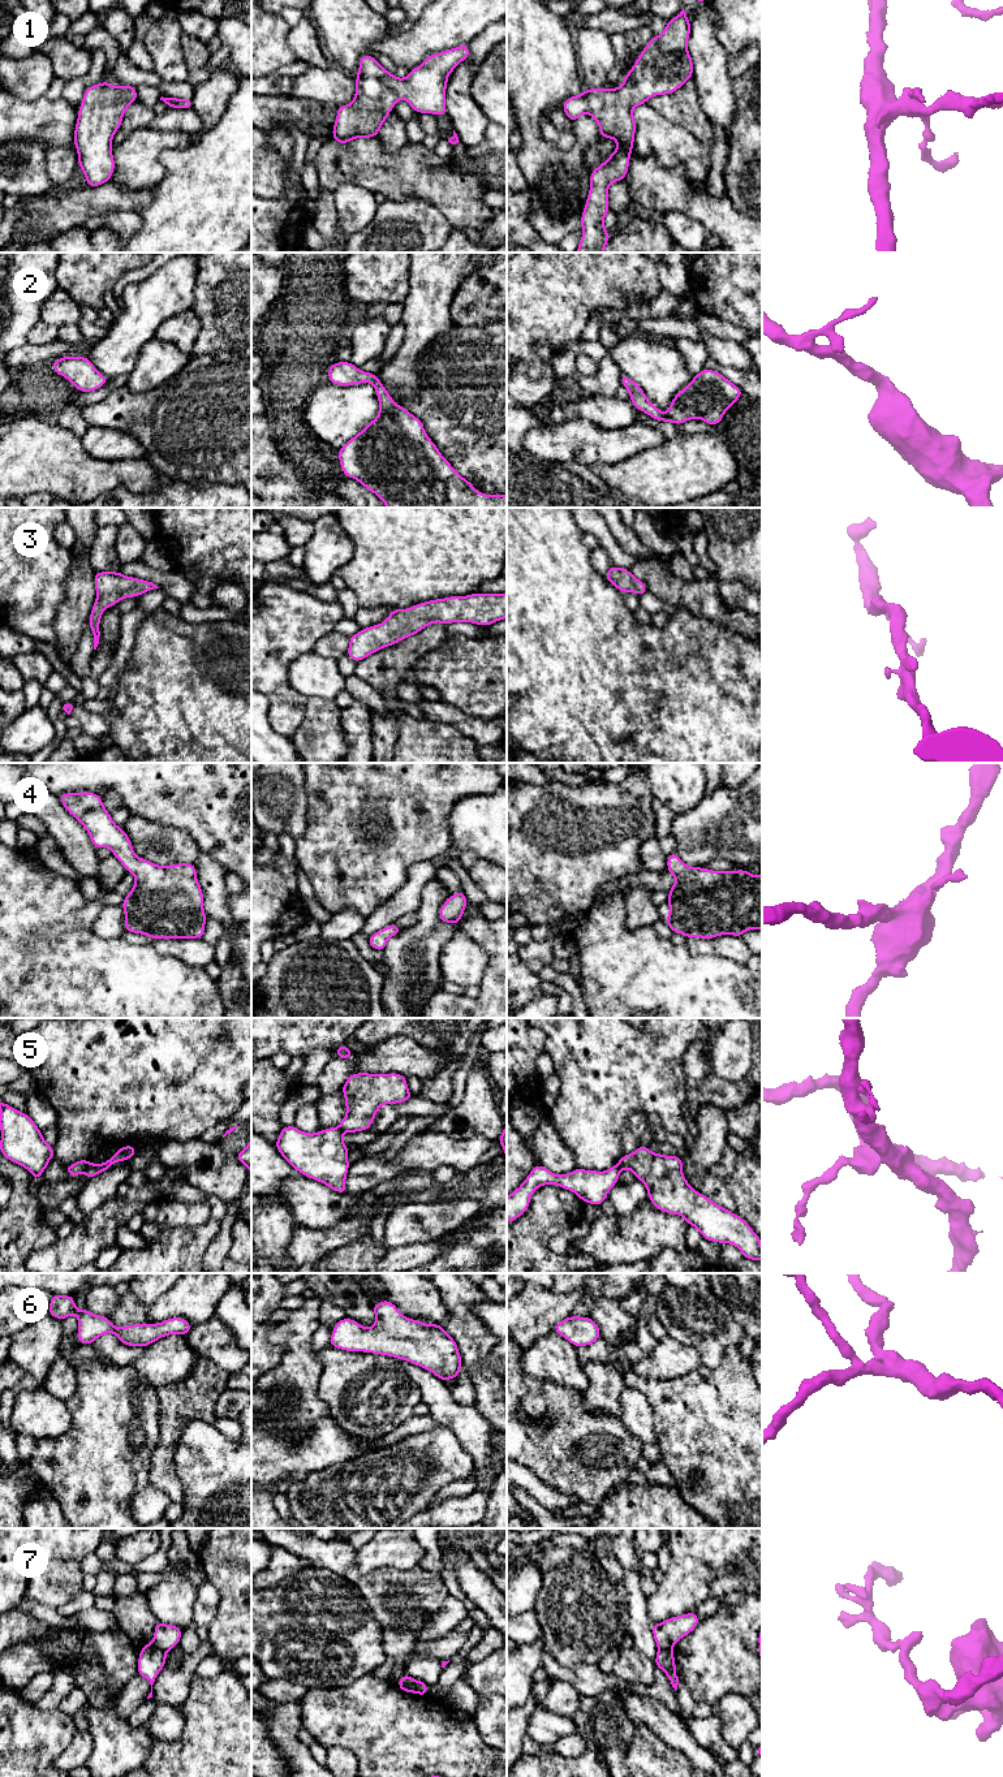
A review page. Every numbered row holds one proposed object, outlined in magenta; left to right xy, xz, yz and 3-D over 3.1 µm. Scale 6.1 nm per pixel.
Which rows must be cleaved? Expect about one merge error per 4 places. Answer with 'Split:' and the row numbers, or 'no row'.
Split: 5, 7

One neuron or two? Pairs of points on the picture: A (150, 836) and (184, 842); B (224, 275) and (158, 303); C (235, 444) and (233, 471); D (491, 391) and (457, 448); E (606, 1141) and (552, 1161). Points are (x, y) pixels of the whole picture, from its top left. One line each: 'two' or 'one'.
A: one
B: two
C: one
D: one
E: two

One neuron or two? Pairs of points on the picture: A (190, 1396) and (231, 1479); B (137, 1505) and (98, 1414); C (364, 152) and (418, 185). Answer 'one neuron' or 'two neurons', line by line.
A: two neurons
B: two neurons
C: one neuron

